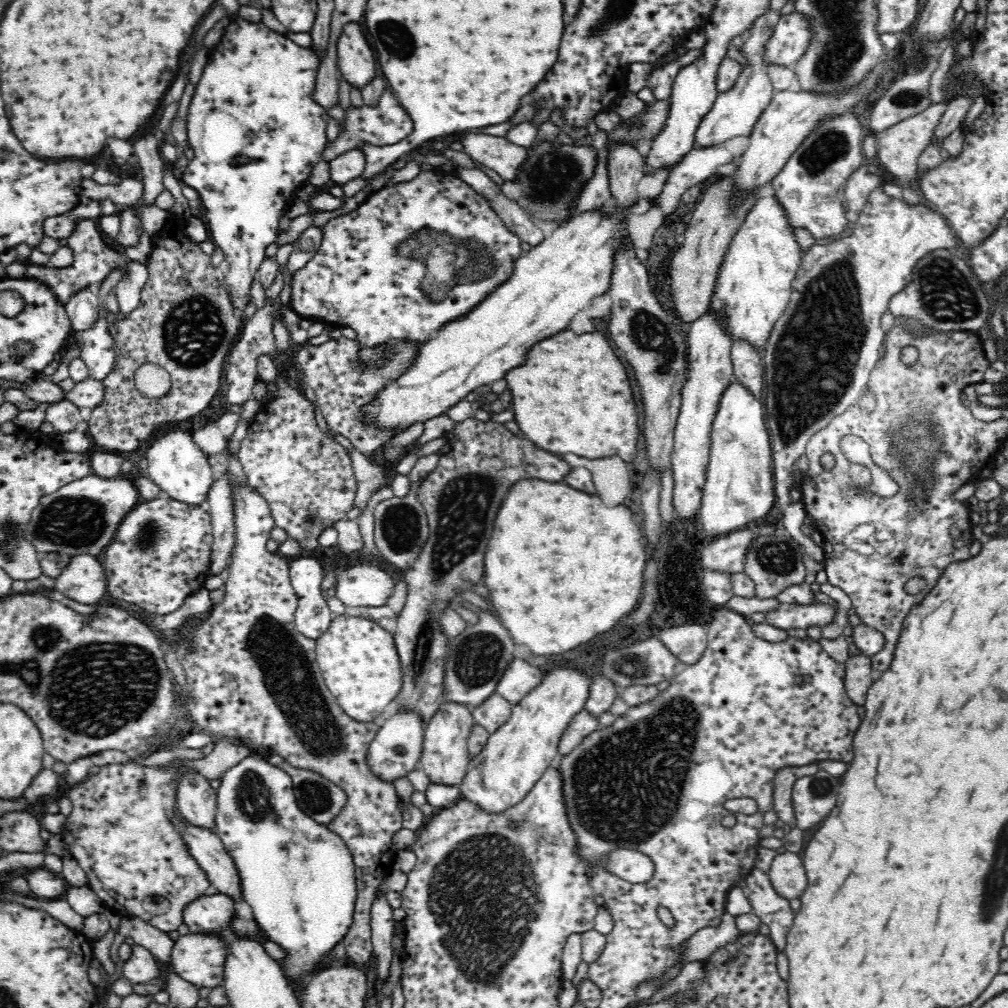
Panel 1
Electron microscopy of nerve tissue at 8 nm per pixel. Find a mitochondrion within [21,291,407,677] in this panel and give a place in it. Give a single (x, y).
(72, 521)

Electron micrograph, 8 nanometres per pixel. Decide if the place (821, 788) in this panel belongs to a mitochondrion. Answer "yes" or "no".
yes

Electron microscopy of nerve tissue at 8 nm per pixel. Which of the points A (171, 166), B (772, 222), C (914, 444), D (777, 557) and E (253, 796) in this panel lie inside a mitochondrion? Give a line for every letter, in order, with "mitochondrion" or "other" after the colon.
A: other
B: other
C: mitochondrion
D: mitochondrion
E: mitochondrion

